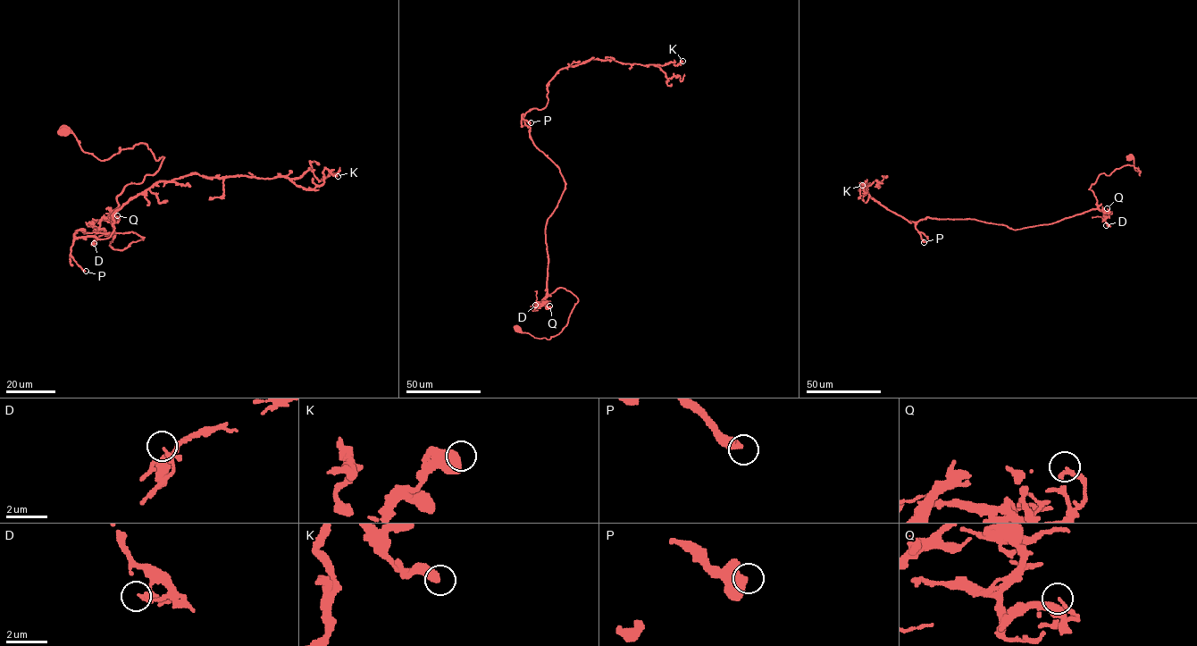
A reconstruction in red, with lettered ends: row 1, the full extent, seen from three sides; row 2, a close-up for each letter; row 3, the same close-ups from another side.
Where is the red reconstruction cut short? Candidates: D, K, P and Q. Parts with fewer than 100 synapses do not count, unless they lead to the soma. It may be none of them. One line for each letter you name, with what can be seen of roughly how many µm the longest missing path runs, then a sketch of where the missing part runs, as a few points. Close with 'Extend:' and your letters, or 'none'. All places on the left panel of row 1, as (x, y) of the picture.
Extend: none

